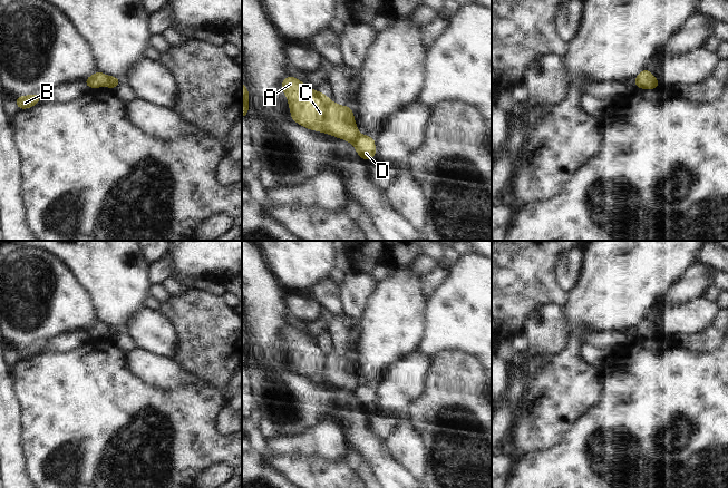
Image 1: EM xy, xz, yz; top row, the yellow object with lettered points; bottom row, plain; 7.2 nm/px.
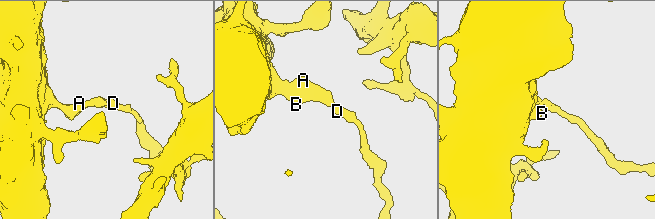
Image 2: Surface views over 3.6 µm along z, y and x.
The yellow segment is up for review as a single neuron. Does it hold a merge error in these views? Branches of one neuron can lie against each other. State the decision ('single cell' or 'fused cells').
fused cells

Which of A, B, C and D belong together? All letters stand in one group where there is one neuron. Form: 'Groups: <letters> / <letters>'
Groups: A B C / D

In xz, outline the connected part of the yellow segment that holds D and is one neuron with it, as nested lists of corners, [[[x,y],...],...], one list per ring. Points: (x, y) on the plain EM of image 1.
[[[359,384],[353,391],[353,397],[360,408],[369,410],[376,406],[375,389],[370,385]]]

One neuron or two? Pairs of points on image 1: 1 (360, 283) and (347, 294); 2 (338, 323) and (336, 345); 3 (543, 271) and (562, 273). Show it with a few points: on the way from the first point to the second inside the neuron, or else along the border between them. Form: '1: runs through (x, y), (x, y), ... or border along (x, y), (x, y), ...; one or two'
1: runs through (357, 286), (350, 293); one
2: runs through (338, 329), (337, 340); one
3: border along (563, 252), (556, 263), (555, 280), (569, 294); two

